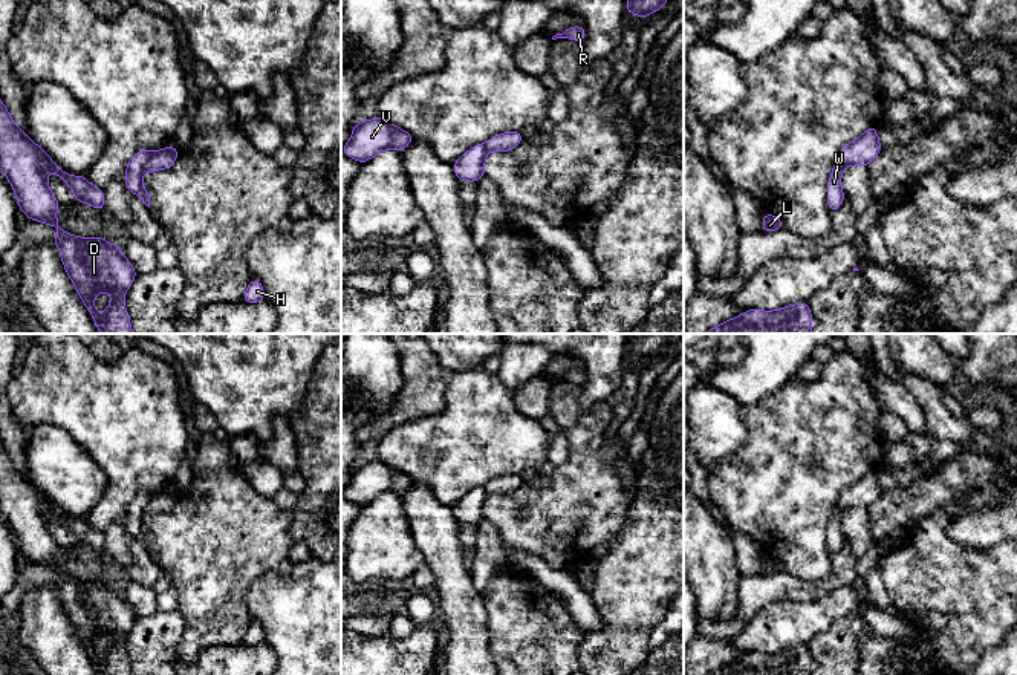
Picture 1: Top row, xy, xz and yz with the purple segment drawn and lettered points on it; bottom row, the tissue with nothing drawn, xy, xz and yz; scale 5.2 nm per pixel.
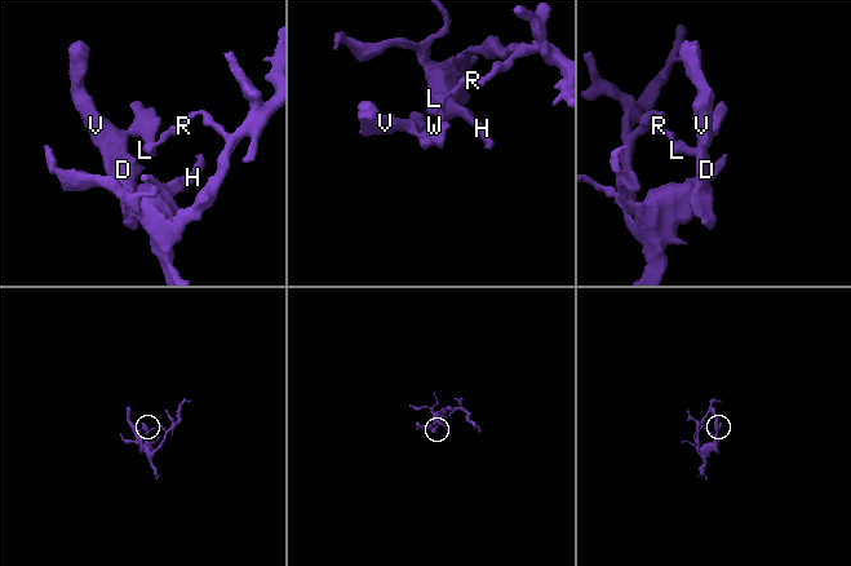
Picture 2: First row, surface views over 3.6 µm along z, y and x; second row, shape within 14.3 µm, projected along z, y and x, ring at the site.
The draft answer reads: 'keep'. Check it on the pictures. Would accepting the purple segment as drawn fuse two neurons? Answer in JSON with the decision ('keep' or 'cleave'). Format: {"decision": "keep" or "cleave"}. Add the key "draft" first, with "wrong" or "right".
{"draft": "wrong", "decision": "cleave"}

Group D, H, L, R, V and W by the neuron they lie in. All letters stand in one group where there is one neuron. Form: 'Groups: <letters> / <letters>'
Groups: D V / H L R W

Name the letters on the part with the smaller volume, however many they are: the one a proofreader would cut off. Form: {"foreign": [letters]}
{"foreign": ["D", "V"]}

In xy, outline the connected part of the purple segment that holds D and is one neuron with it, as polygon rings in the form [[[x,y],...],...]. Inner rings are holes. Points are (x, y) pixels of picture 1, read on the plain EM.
[[[0,442],[0,513],[15,534],[18,551],[28,562],[57,571],[58,579],[52,585],[60,591],[61,605],[99,675],[132,675],[124,638],[138,618],[136,612],[119,588],[101,579],[72,579],[60,569],[55,556],[61,548],[47,528],[47,511],[70,530],[76,546],[86,545],[104,556],[104,534],[84,519],[64,516],[24,473],[14,468]],[[99,635],[112,637],[102,658],[93,647]]]

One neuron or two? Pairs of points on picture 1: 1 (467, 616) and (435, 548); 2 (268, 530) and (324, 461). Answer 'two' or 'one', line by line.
1: one
2: two

